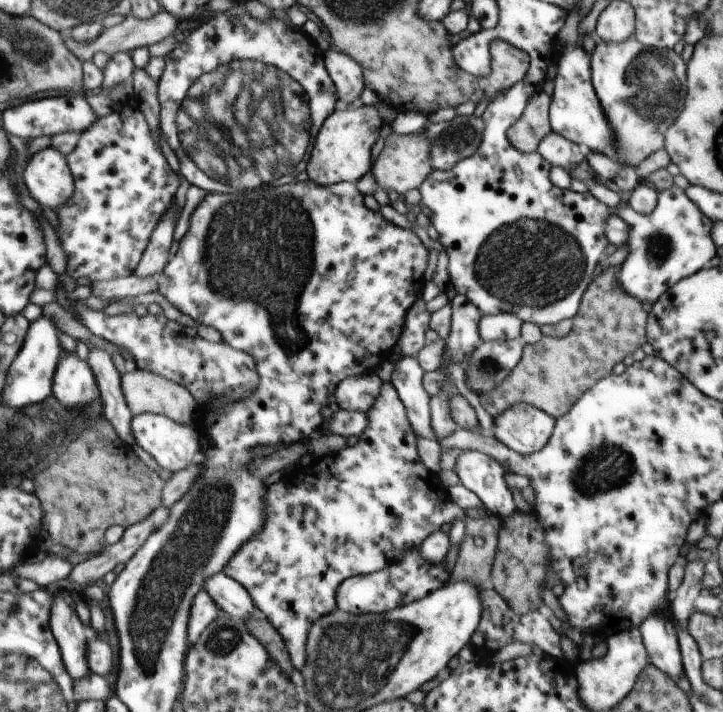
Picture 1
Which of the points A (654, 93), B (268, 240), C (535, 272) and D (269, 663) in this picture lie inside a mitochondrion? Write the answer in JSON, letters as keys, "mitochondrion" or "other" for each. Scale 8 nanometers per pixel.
{"A":"mitochondrion","B":"mitochondrion","C":"mitochondrion","D":"other"}

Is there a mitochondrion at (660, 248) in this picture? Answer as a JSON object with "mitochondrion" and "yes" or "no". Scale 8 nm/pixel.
{"mitochondrion":"yes"}

